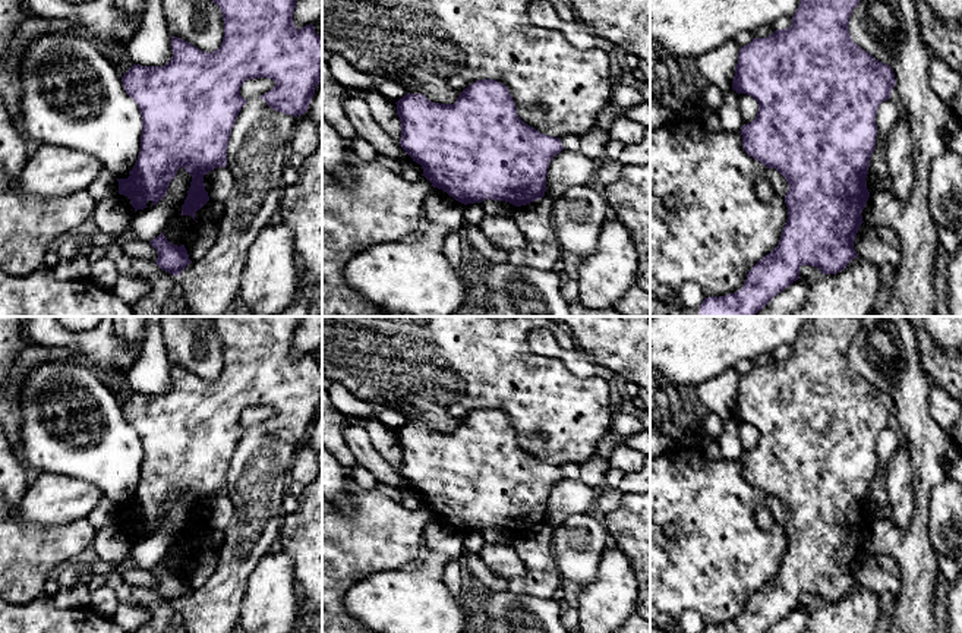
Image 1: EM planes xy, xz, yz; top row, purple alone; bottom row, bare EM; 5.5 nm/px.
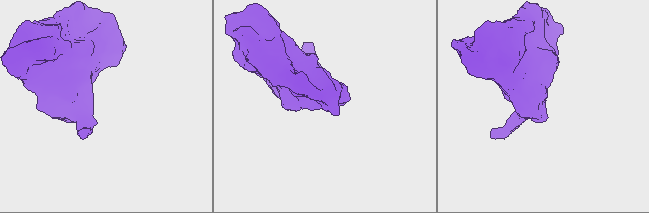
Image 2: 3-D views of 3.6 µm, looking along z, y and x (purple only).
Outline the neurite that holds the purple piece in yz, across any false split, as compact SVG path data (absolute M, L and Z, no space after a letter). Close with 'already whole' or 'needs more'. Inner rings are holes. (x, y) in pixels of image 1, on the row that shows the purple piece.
M801 0L789 28L776 29L766 38L753 38L739 48L732 89L758 103L756 119L739 130L742 148L750 157L767 169L776 169L786 179L788 220L779 245L748 271L744 286L737 293L704 297L694 309L650 296L650 316L754 316L776 295L801 278L801 265L816 267L821 274L836 274L858 256L854 242L864 223L861 212L870 198L865 177L870 157L876 149L876 114L896 85L893 69L876 60L849 35L849 18L858 4L860 0Z; needs more

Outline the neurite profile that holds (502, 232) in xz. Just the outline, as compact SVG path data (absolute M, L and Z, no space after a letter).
M486 215L477 227L499 251L511 252L526 245L526 237L512 217Z

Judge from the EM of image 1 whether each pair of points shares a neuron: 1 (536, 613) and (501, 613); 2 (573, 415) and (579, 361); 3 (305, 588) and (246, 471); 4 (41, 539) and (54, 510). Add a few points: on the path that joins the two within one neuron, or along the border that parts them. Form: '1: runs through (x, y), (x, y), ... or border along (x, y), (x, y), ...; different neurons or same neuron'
1: runs through (527, 613), (510, 613); same neuron
2: border along (548, 358), (558, 358), (580, 377), (598, 377); different neurons
3: border along (284, 513), (277, 539); different neurons
4: border along (18, 509), (34, 523), (82, 516); different neurons

